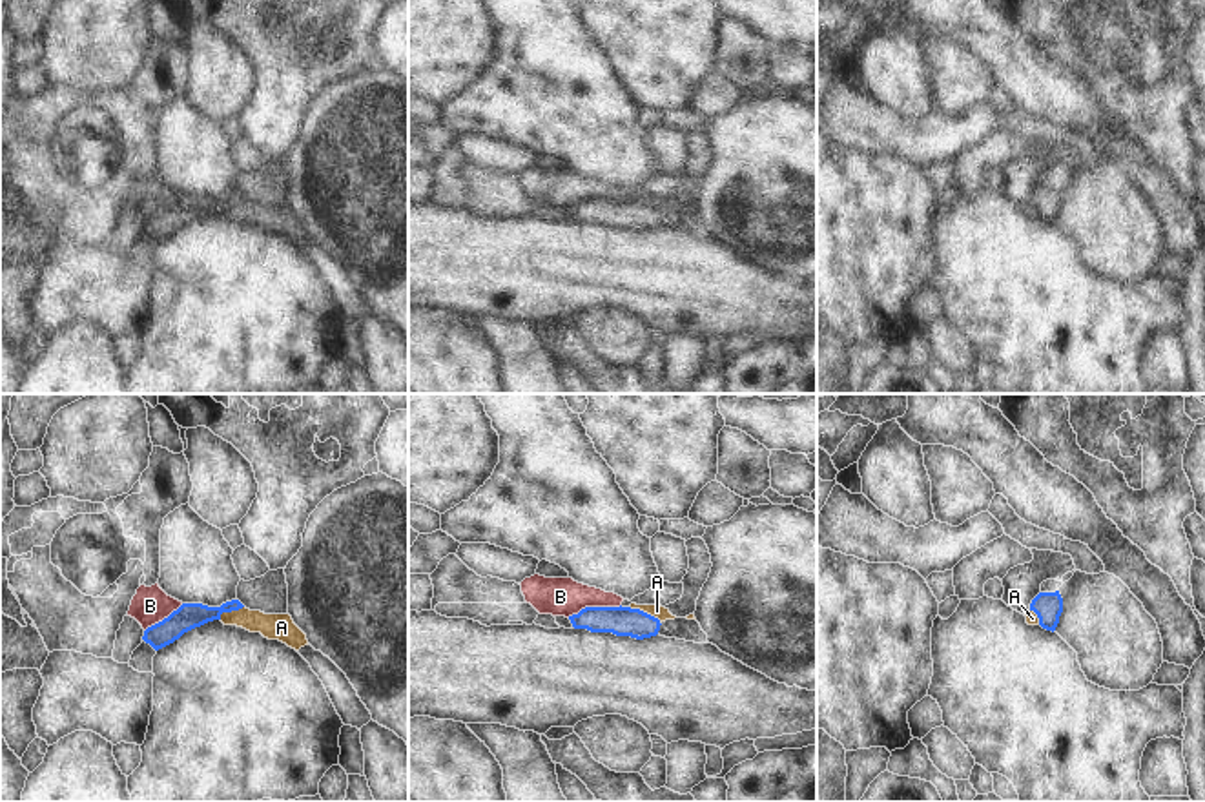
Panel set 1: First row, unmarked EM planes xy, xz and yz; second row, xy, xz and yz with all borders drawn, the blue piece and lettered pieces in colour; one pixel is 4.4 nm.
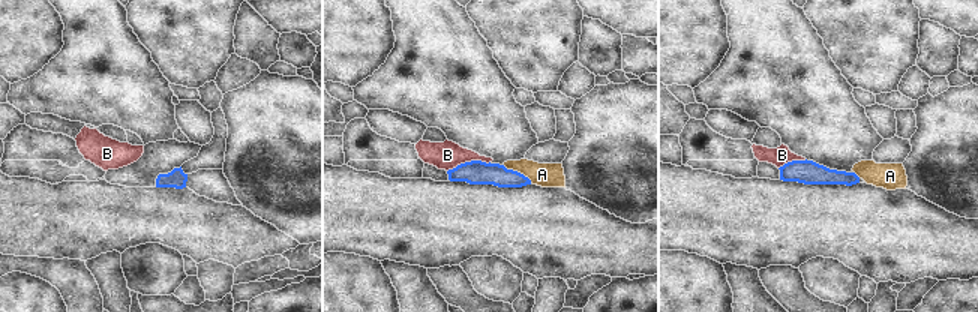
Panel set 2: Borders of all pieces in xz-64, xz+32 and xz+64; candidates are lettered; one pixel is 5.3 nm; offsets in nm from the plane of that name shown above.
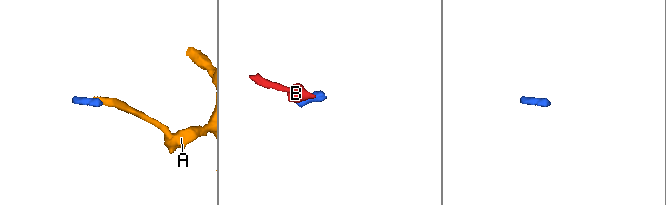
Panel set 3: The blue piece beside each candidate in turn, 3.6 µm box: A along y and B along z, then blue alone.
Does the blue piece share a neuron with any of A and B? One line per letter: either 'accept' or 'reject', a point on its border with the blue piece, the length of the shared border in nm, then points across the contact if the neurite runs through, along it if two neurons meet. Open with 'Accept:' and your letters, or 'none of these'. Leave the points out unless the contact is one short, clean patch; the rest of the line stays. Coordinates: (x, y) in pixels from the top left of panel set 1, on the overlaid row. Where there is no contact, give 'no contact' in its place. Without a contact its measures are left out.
Accept: none of these
A: reject; meets blue in xz at (646, 613); contact 160 nm long; border along xz (629, 606), (660, 620)
B: reject; meets blue in xz at (593, 607); contact 240 nm long; border along xz (620, 604), (586, 606), (567, 616)

